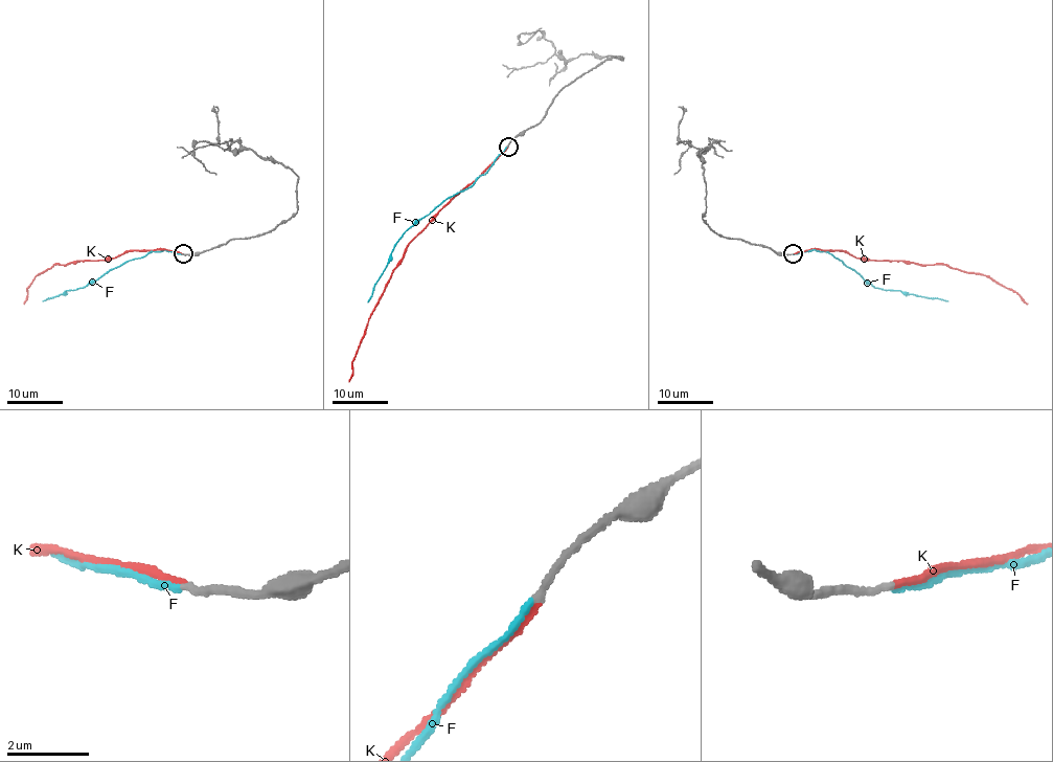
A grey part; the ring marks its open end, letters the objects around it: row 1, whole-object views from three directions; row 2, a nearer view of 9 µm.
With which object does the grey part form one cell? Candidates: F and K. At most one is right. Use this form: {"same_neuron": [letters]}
{"same_neuron": ["K"]}

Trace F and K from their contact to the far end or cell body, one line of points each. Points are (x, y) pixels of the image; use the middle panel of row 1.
F: (507, 147), (490, 169), (405, 232), (367, 301)
K: (507, 147), (407, 246), (367, 322), (349, 382)

